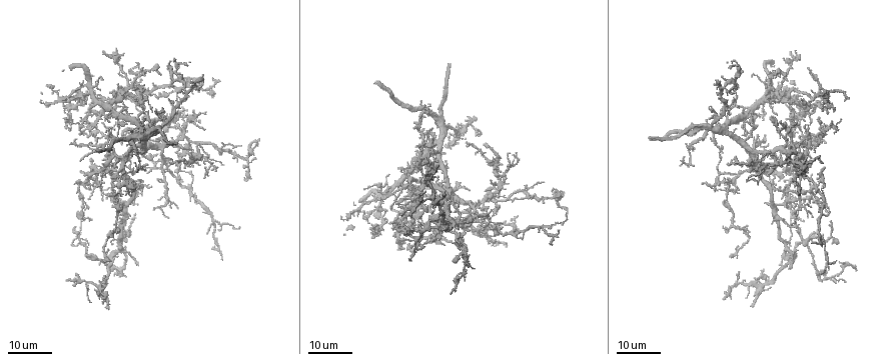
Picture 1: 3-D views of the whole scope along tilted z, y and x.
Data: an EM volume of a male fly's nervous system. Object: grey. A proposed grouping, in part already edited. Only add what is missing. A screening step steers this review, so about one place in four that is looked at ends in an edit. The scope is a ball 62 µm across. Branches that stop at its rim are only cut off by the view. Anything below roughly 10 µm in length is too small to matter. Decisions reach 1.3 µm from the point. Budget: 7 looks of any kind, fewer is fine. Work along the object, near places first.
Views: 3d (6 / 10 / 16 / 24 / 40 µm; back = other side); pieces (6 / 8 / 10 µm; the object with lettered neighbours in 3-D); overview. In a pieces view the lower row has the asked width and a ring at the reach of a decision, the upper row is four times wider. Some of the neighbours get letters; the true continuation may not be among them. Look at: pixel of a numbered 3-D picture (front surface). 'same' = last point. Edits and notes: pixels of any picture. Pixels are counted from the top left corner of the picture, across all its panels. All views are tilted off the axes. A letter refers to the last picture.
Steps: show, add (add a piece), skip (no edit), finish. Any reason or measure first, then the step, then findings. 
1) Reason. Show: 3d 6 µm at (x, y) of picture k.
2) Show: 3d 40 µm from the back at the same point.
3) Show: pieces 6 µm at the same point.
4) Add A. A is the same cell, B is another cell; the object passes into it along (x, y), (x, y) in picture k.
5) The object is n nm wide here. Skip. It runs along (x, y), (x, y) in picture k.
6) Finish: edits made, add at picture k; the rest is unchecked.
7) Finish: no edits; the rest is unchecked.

An open end. Show: 3d 16 µm at (710, 106) of picture 1.

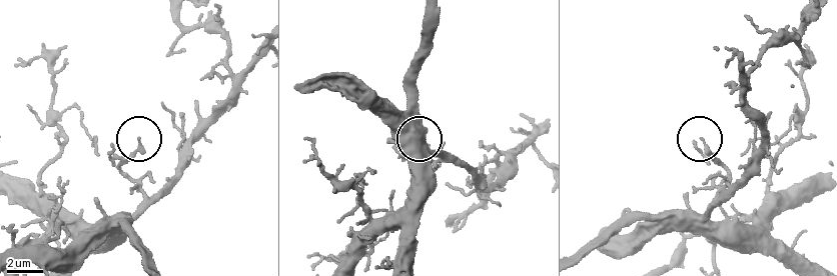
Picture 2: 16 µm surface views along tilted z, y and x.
Show: pieces 6 µm at (704, 143) of picture 2.

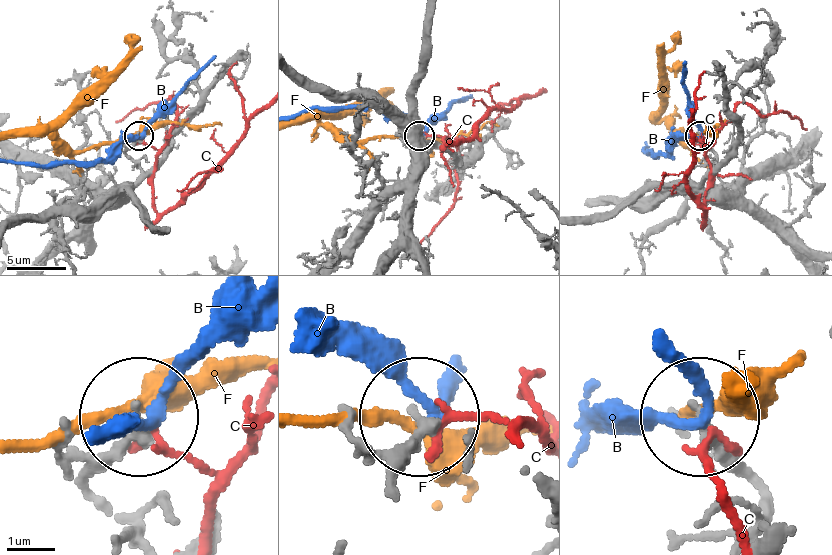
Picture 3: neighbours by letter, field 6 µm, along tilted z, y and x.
Skip. B, C and F are other cells; no lettered piece goes on from it.

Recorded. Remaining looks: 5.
Tapers out. Show: 3d 24 µm at (516, 153) of picture 1.

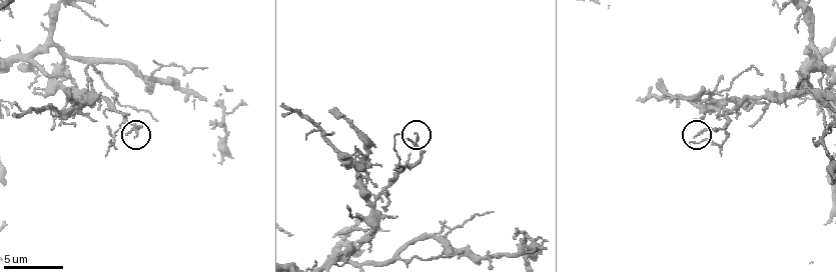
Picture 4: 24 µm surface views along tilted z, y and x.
See the neighbours. Show: pieces 10 µm at (417, 133) of picture 4.

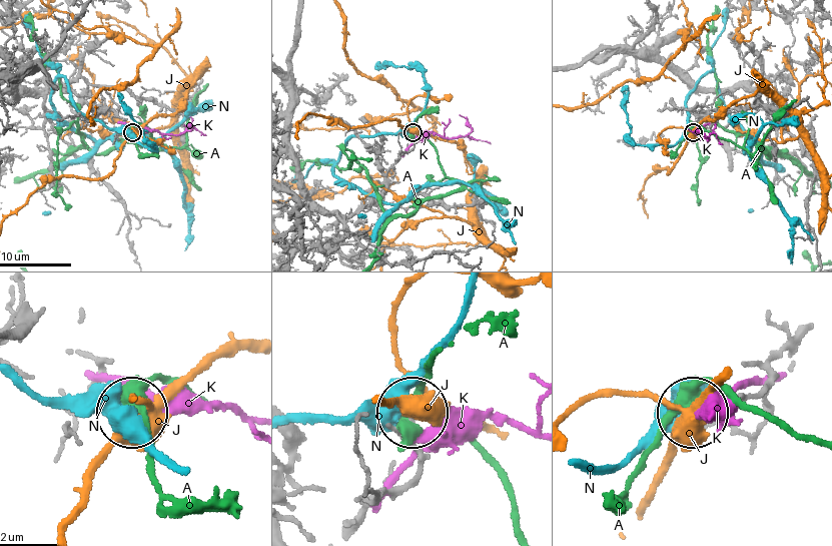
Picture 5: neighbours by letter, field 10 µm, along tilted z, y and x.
Skip. A, J, K and N are other cells; no lettered piece goes on from it.

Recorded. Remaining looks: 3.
Tapers out. Show: 3d 24 µm at (444, 244) of picture 1.

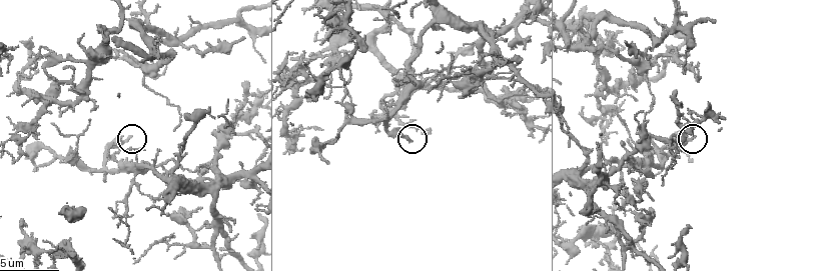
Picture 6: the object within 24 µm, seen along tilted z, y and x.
Show: pieces 8 µm at (129, 136) of picture 6.

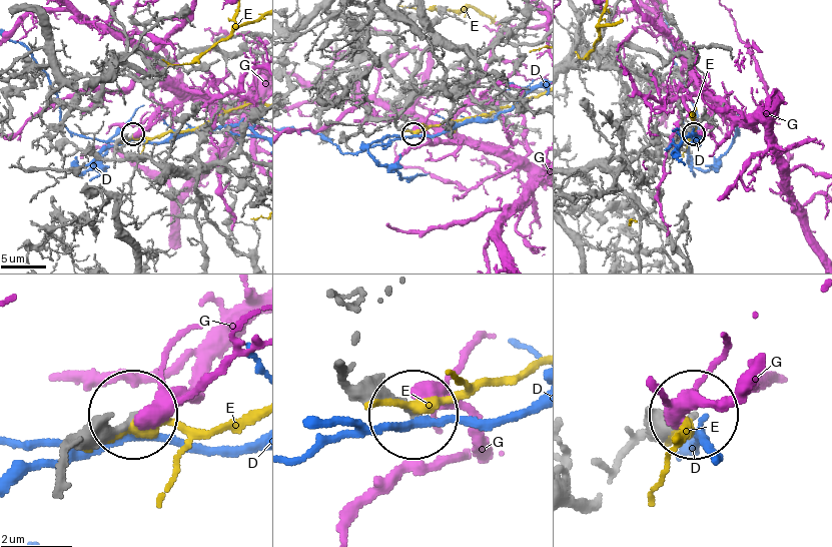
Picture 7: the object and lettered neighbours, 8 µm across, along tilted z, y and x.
Skip. D, E and G are other cells; it runs along (342, 368), (391, 393), (411, 415) in picture 7; no lettered piece goes on from it.

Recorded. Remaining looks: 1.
Finish: no edits; the rest is unchecked.

